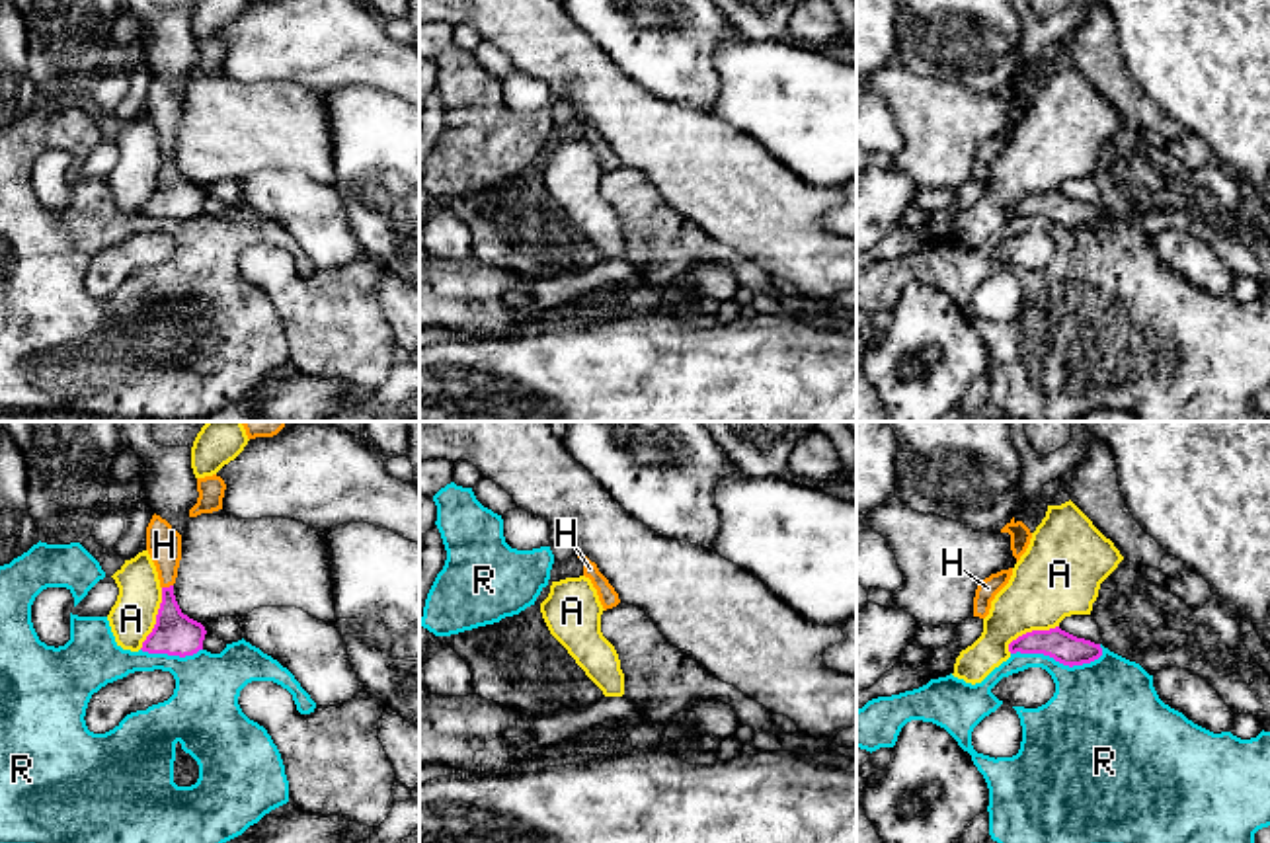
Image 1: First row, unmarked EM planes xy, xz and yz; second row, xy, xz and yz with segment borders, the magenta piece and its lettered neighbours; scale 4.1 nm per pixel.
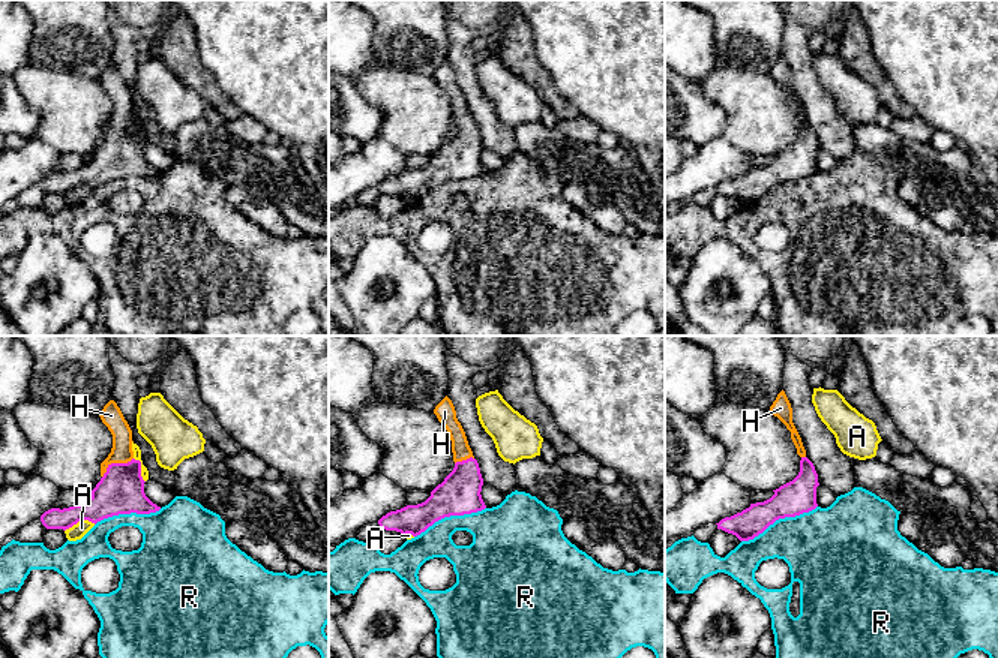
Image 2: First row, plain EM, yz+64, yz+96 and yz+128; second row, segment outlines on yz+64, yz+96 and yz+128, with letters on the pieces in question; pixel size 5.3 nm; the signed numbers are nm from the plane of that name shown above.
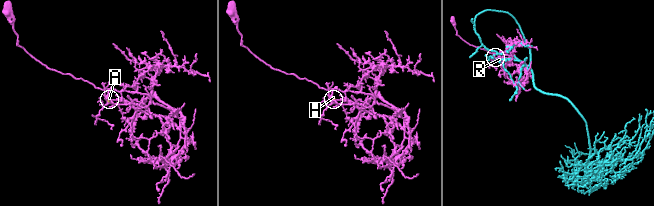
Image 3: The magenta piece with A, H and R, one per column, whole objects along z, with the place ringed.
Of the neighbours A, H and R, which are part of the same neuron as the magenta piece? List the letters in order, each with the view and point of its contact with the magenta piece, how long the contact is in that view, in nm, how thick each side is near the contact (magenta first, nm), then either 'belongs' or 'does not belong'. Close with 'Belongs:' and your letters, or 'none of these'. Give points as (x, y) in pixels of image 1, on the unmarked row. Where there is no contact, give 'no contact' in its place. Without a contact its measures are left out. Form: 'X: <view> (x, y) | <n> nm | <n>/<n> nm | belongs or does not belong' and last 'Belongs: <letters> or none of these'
A: xy (157, 182) | 280 nm | 180/190 nm | does not belong
H: xy (166, 151) | 50 nm | 180/140 nm | belongs
R: yz (1058, 223) | 380 nm | 130/380 nm | does not belong
Belongs: H

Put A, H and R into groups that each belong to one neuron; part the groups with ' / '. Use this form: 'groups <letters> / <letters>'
groups A / H / R

